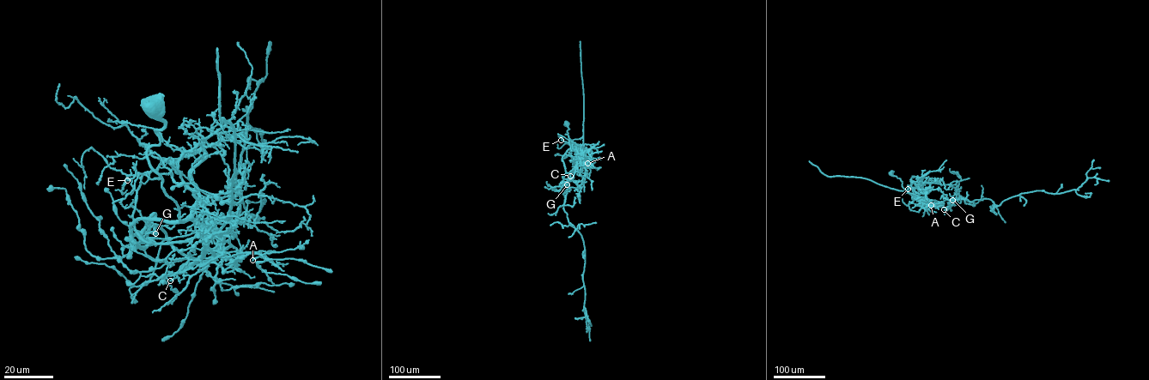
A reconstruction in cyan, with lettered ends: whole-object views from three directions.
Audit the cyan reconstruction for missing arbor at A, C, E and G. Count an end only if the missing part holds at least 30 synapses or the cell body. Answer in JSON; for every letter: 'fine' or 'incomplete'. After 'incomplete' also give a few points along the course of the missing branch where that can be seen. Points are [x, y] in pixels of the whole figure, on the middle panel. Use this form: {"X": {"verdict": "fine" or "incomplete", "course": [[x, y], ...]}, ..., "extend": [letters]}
{"A": {"verdict": "fine"}, "C": {"verdict": "fine"}, "E": {"verdict": "fine"}, "G": {"verdict": "fine"}, "extend": []}

